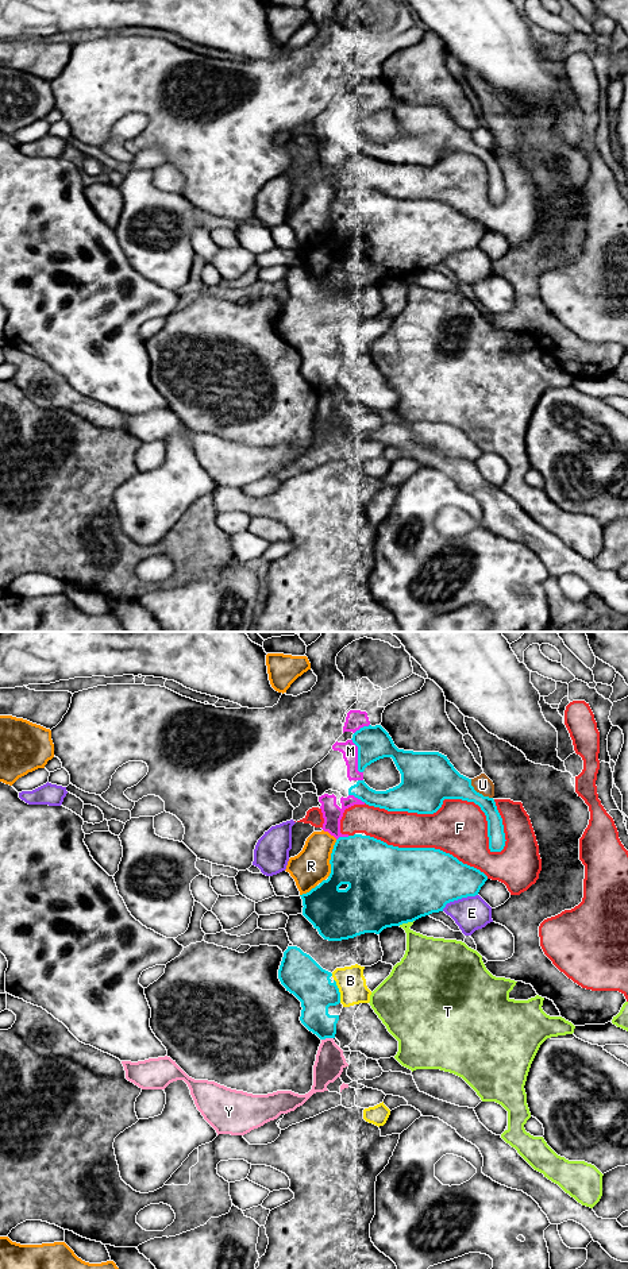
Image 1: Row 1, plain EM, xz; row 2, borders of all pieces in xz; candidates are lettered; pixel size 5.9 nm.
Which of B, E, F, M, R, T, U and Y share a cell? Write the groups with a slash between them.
B / E / F / M / R / T / U / Y

